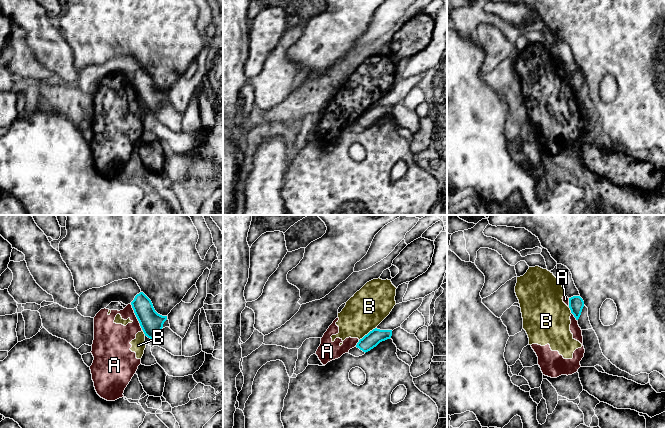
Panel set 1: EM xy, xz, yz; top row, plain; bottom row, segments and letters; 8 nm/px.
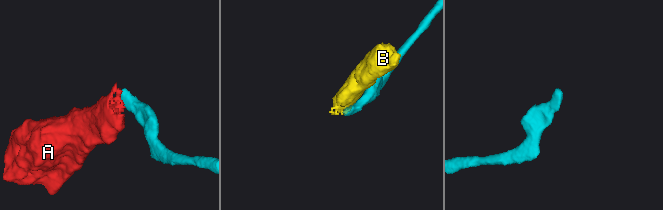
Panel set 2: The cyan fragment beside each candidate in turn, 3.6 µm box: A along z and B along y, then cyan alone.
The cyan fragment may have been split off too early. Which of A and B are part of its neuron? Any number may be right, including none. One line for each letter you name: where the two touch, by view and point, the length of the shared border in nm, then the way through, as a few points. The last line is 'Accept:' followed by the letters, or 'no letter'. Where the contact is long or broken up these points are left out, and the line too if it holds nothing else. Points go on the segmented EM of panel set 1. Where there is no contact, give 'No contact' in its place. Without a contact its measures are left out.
Accept: no letter

